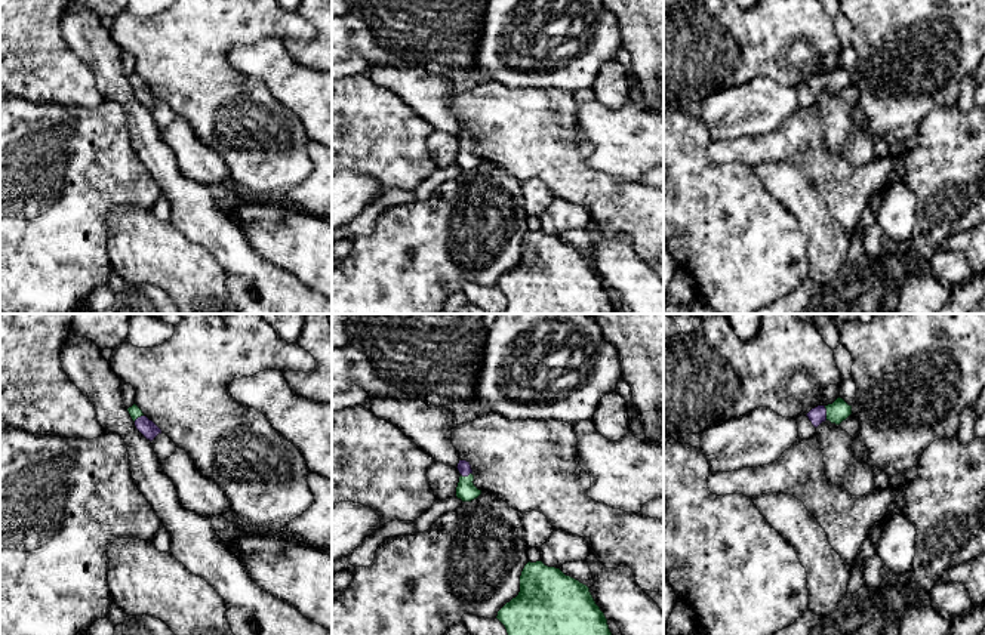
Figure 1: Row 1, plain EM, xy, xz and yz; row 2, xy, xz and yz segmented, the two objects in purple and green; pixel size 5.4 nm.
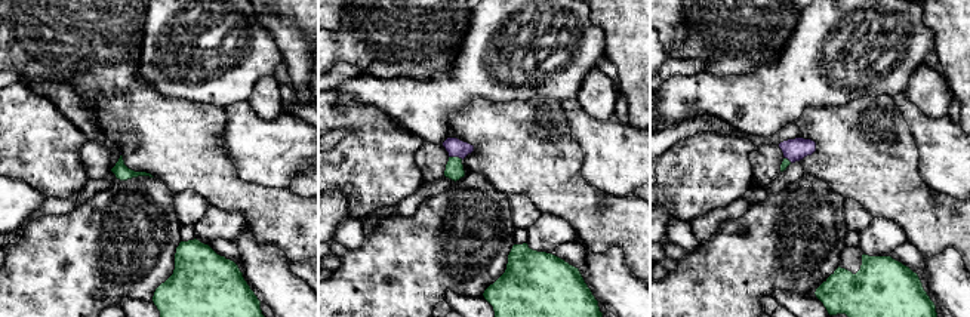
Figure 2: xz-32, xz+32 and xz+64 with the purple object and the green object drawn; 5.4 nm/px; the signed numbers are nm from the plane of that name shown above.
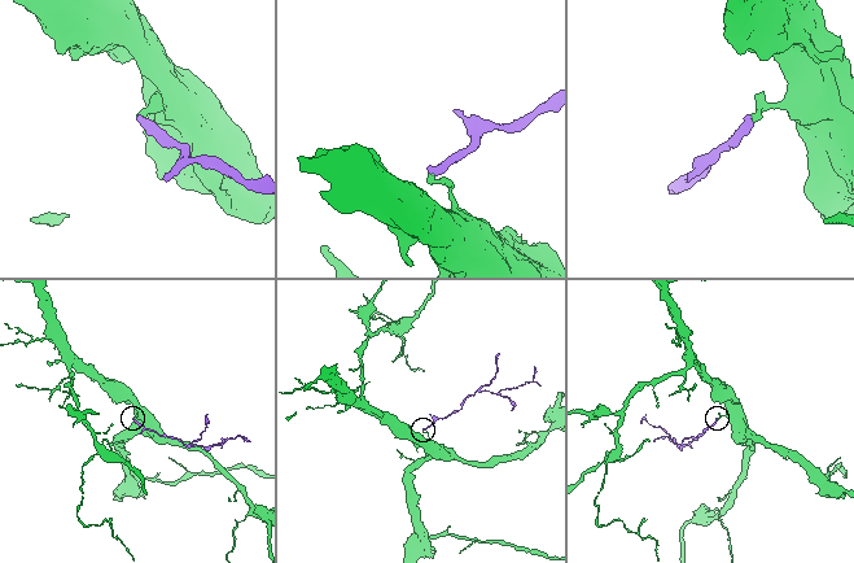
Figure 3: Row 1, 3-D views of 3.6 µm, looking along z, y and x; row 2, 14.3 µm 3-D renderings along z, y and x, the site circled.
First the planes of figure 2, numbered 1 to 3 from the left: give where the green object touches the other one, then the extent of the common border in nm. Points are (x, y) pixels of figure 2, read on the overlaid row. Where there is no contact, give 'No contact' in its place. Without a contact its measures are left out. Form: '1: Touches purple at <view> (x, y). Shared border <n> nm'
1: No contact
2: Touches purple at xz+32 (456, 156). Shared border 80 nm
3: Touches purple at xz+64 (788, 159). Shared border 50 nm

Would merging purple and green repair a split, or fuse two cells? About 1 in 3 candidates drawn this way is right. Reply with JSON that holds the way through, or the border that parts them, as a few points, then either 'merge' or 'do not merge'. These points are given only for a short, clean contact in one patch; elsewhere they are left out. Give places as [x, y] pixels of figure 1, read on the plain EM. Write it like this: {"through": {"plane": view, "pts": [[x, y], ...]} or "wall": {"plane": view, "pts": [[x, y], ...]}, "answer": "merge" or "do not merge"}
{"through": {"plane": "yz", "pts": [[818, 83], [825, 82], [837, 80]]}, "answer": "merge"}

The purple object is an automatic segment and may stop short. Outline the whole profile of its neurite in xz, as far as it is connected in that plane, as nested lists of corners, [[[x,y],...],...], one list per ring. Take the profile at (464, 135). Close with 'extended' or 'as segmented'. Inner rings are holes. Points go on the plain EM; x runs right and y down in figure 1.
[[[459,129],[456,136],[461,142],[459,151],[456,155],[456,166],[461,167],[462,170],[471,170],[477,167],[481,163],[481,158],[478,158],[473,151],[474,144],[473,144],[470,130]]] | extended

